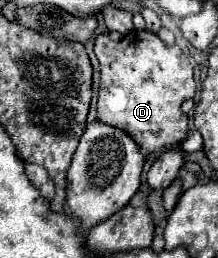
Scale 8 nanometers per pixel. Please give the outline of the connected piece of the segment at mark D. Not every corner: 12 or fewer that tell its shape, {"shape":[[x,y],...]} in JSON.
{"shape":[[100,34],[98,120],[144,156],[188,134],[196,92],[176,44]]}

